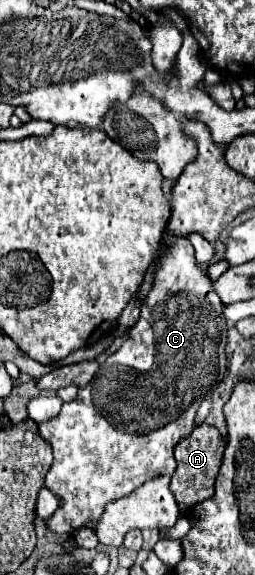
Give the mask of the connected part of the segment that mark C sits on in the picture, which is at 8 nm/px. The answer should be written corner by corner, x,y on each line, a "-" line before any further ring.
173,238
167,244
167,258
155,274
153,290
143,302
141,318
123,346
101,364
91,384
79,388
75,400
63,404
59,416
39,424
39,436
53,448
53,464
45,476
45,488
61,502
45,520
49,532
73,536
81,528
95,530
109,502
131,494
153,478
175,474
177,462
173,448
191,434
199,404
227,376
225,322
223,302
215,294
209,274
197,266
193,244
187,238

